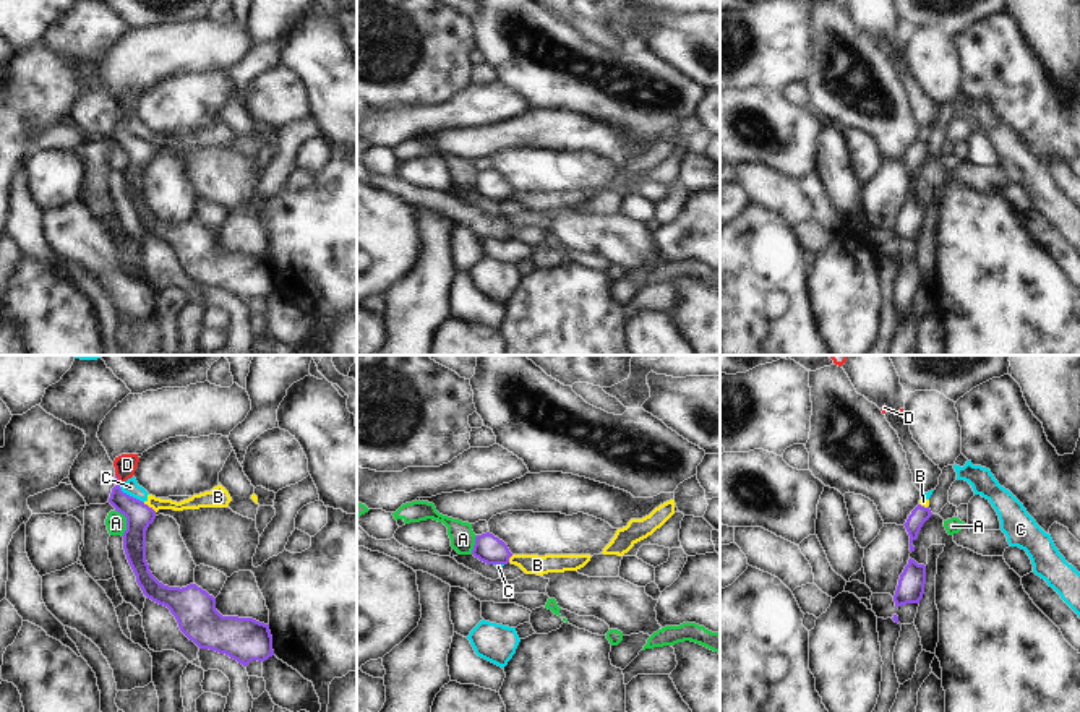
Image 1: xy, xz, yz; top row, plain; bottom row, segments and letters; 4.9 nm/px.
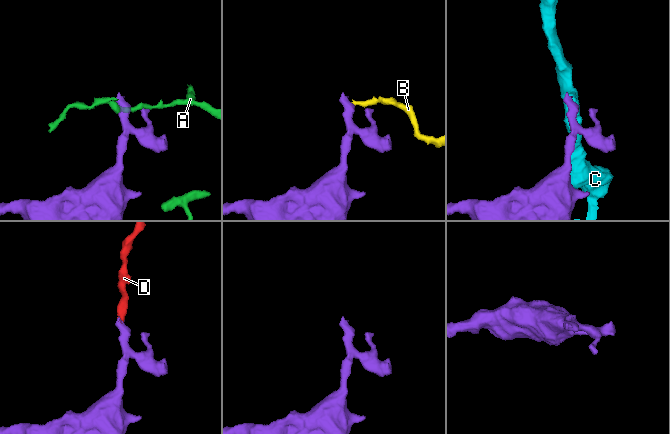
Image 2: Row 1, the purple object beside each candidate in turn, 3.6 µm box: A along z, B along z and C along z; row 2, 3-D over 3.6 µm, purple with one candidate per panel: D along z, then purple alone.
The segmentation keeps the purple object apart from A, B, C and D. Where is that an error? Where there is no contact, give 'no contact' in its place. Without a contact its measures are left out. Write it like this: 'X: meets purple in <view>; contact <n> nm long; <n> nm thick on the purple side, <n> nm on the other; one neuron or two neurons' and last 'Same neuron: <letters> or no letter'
A: meets purple in xy; contact 140 nm long; 130 nm thick on the purple side, 100 nm on the other; two neurons
B: meets purple in xy; contact 80 nm long; 130 nm thick on the purple side, 70 nm on the other; two neurons
C: meets purple in xy; contact 150 nm long; 130 nm thick on the purple side, 70 nm on the other; two neurons
D: meets purple in xy; contact 70 nm long; 130 nm thick on the purple side, 110 nm on the other; one neuron
Same neuron: D

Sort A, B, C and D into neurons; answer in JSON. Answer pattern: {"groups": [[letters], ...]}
{"groups": [["A"], ["B", "C"], ["D"]]}

